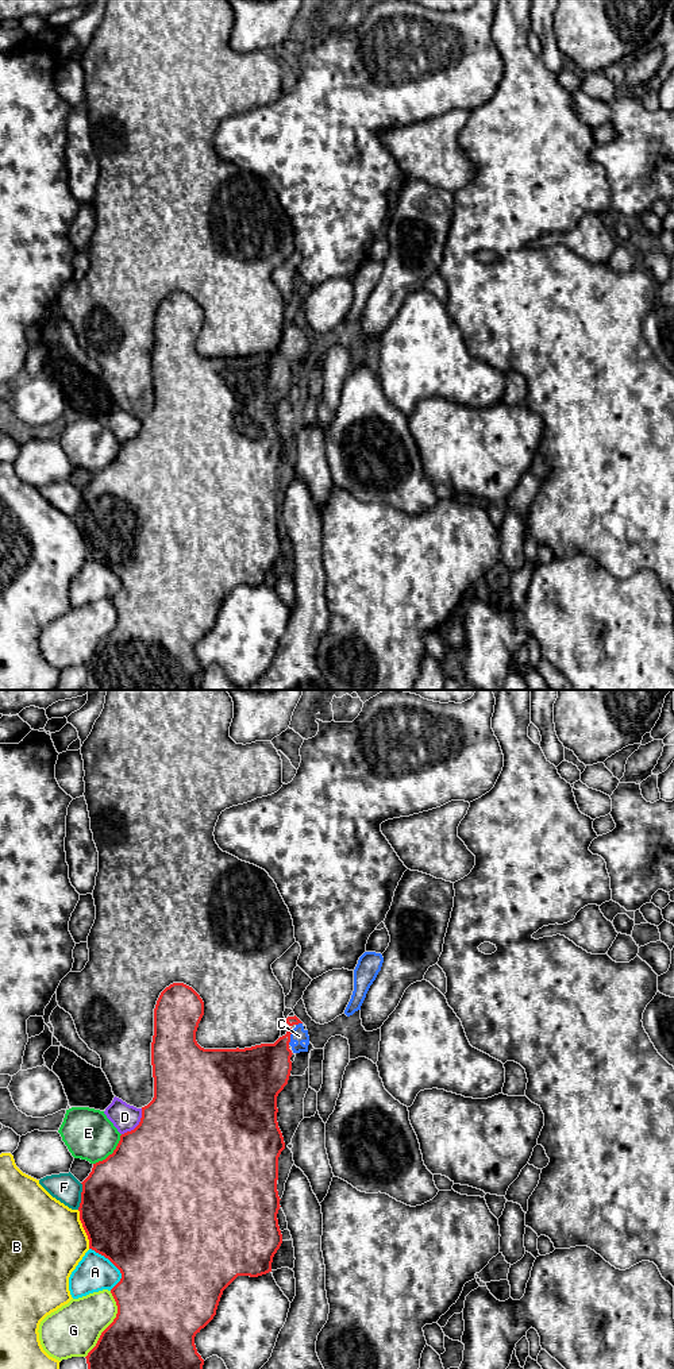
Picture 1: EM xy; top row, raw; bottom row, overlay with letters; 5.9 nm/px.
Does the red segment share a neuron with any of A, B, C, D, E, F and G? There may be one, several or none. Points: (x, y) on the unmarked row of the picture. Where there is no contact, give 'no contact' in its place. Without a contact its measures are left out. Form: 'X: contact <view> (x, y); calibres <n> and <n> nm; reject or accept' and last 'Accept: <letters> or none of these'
A: contact xy (114, 573); calibres 500 and 220 nm; reject
B: contact xy (84, 538); calibres 500 and 480 nm; reject
C: contact xy (289, 346); calibres 300 and 90 nm; accept
D: contact xy (138, 434); calibres 500 and 160 nm; reject
E: contact xy (112, 462); calibres 500 and 300 nm; reject
F: contact xy (81, 505); calibres 500 and 170 nm; reject
G: contact xy (110, 633); calibres 500 and 320 nm; reject
Accept: C

